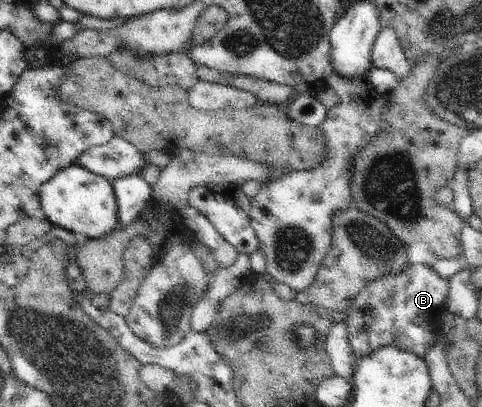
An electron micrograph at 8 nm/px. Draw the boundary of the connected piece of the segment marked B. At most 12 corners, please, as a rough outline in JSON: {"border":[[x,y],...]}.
{"border":[[407,265],[347,309],[358,358],[435,344],[449,278]]}

